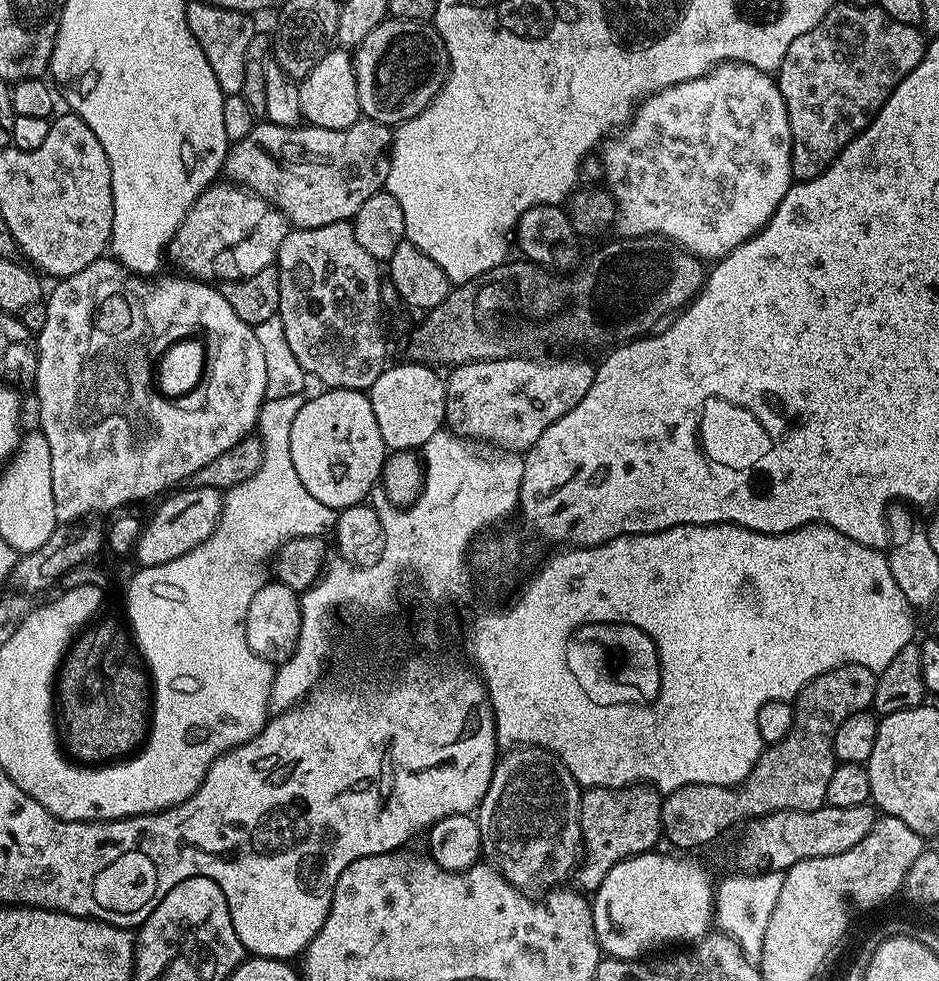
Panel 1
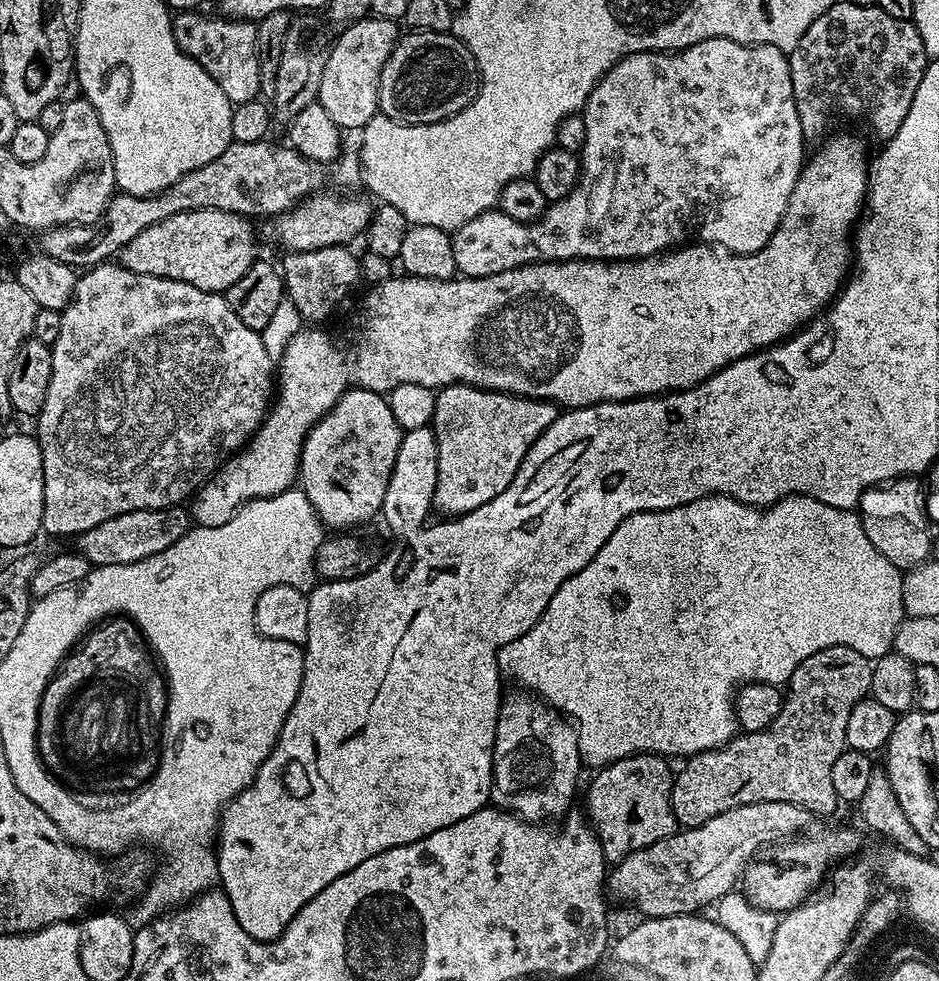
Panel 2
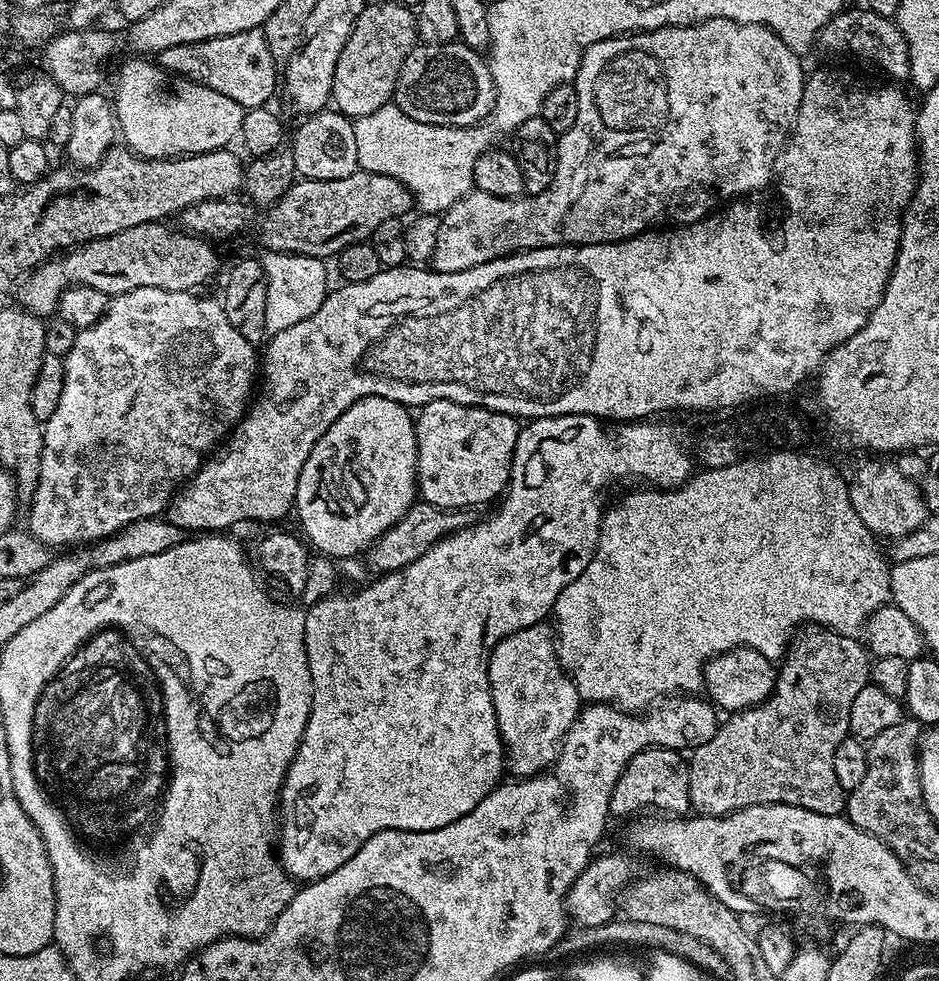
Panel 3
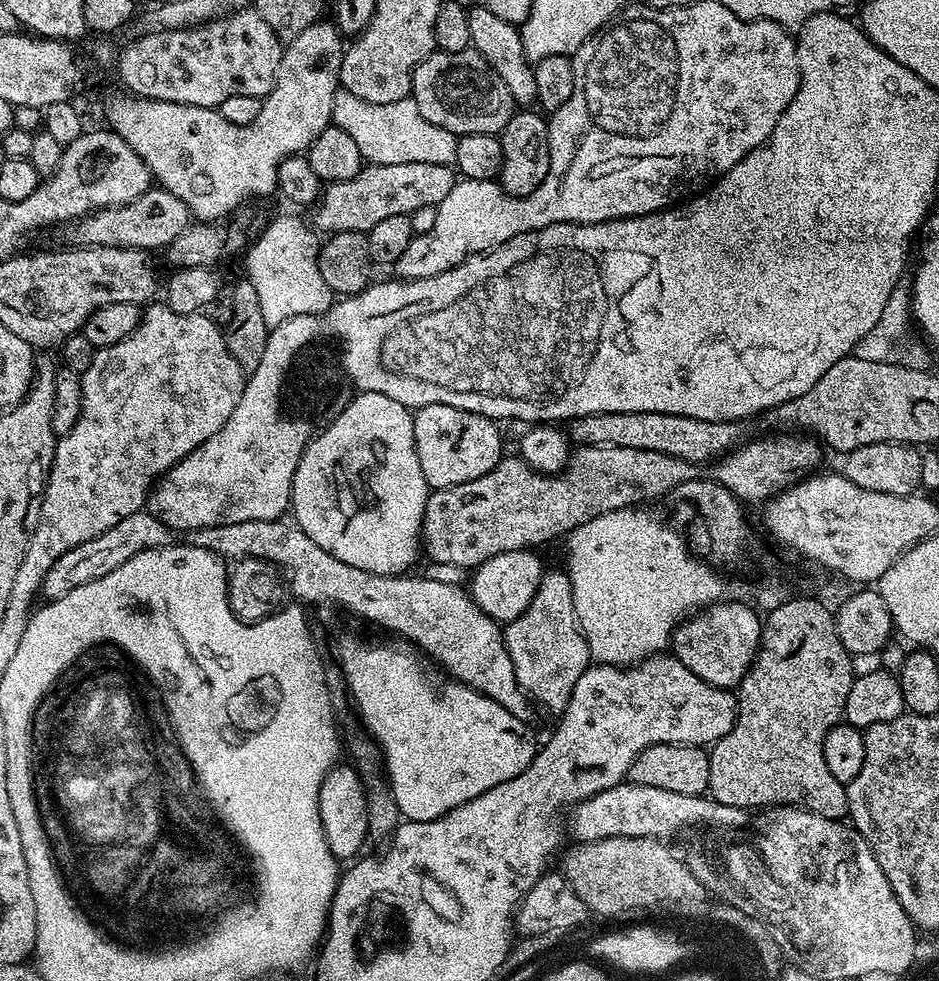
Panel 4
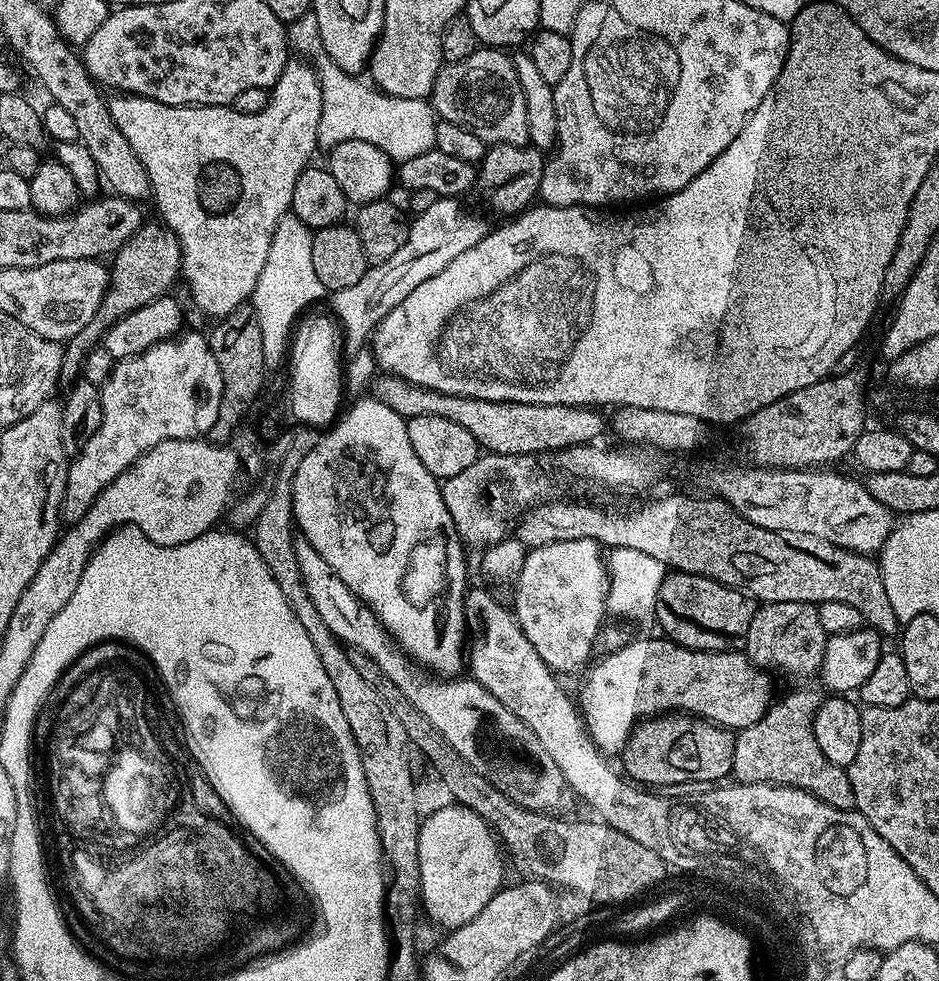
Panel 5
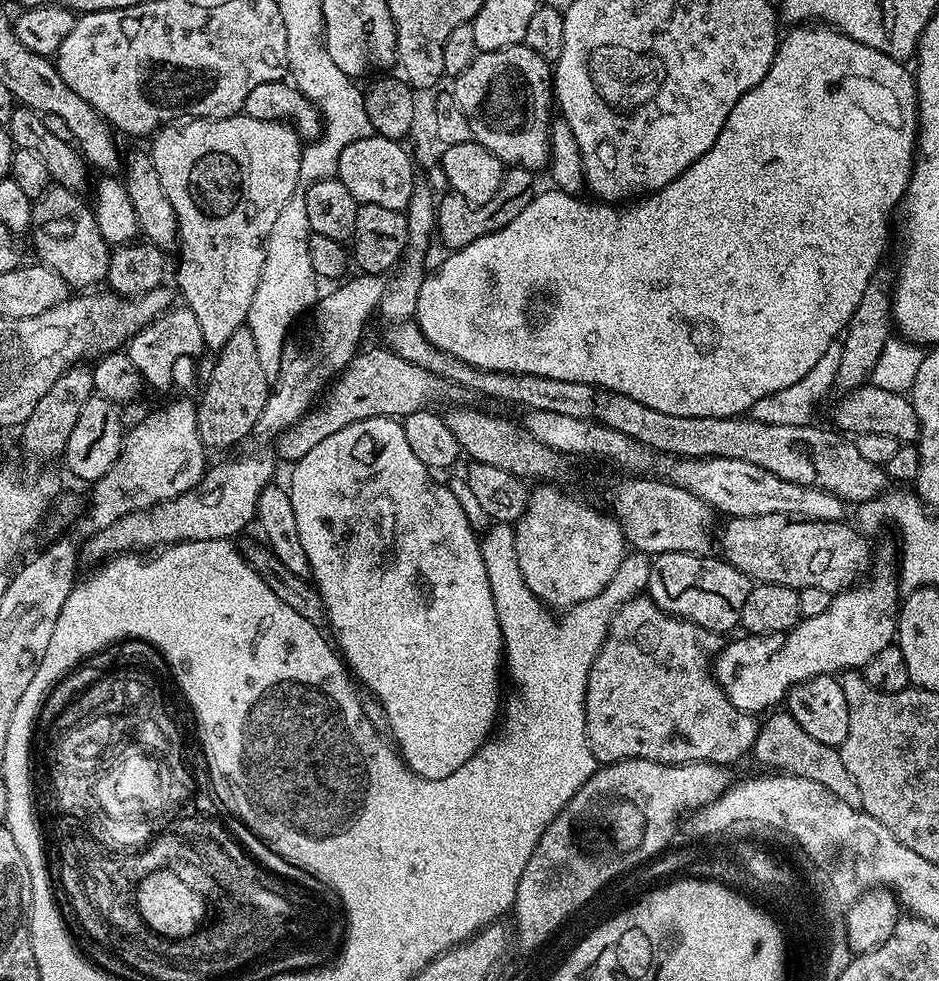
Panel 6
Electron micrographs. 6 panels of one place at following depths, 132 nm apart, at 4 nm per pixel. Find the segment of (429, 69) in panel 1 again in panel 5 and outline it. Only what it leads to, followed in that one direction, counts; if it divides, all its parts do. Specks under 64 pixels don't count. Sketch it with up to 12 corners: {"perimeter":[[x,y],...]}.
{"perimeter":[[480,46],[436,75],[439,119],[485,145],[528,144],[507,51]]}

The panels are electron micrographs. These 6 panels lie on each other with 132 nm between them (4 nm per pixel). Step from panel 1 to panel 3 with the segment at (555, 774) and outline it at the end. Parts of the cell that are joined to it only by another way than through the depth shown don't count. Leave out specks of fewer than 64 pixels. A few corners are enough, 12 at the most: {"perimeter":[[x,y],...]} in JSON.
{"perimeter":[[553,625],[499,640],[488,681],[507,771],[551,769],[582,707]]}

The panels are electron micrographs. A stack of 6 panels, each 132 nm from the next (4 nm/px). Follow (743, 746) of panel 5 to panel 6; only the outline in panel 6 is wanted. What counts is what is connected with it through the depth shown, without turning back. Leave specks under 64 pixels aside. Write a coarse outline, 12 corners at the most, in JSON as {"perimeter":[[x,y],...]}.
{"perimeter":[[792,716],[759,725],[751,755],[765,769],[810,778],[862,808],[839,751]]}

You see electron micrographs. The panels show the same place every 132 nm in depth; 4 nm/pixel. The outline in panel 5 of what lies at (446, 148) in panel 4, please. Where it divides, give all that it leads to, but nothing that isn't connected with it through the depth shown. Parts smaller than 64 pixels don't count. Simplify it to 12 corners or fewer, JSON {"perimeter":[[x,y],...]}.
{"perimeter":[[310,10],[288,47],[314,62],[317,145],[357,140],[393,162],[436,147],[427,99],[385,96],[330,59]]}

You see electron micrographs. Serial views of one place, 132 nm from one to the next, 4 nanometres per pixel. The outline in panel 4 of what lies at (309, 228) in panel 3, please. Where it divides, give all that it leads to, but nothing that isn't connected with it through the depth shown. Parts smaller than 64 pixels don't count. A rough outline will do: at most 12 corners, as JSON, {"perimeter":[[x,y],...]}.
{"perimeter":[[438,162],[368,164],[323,189],[317,233],[367,234],[440,204]]}

